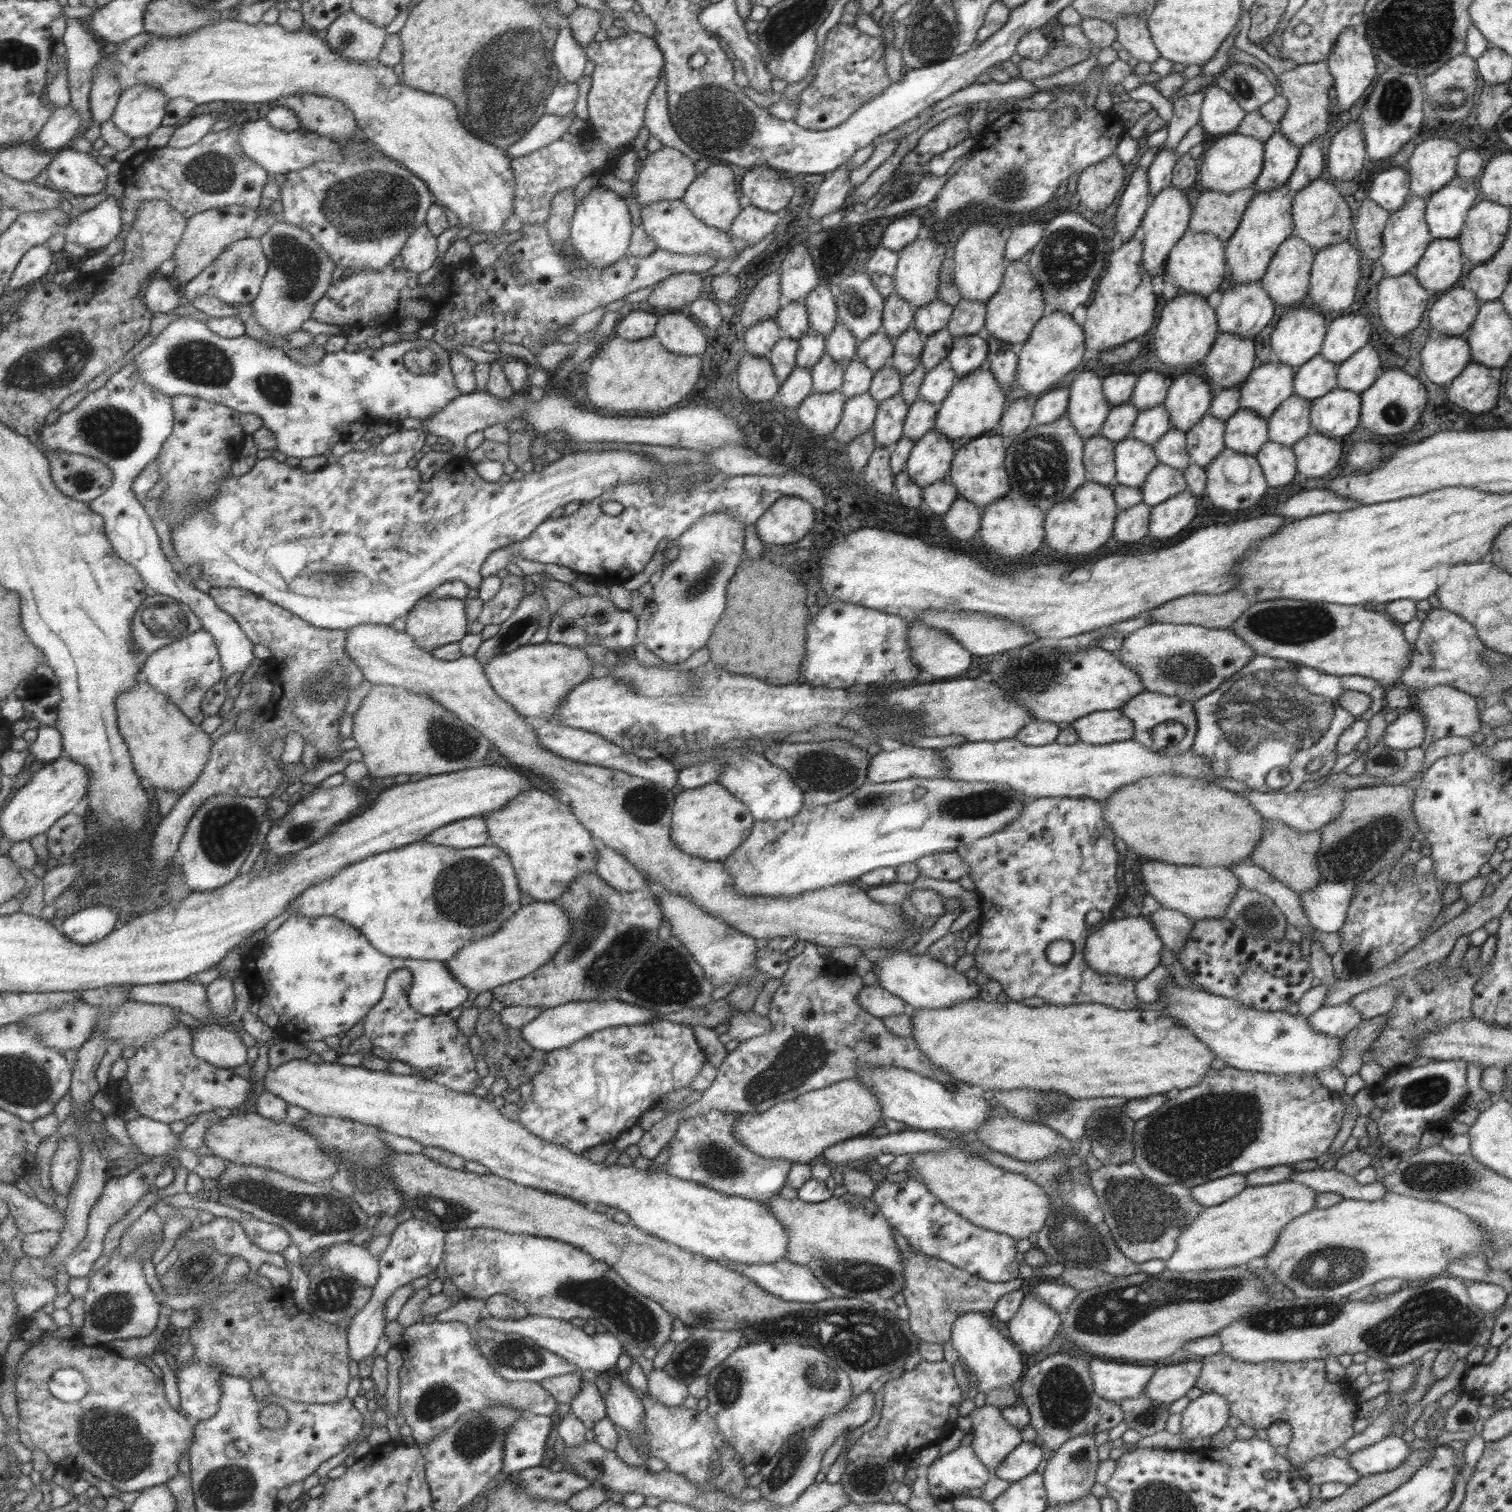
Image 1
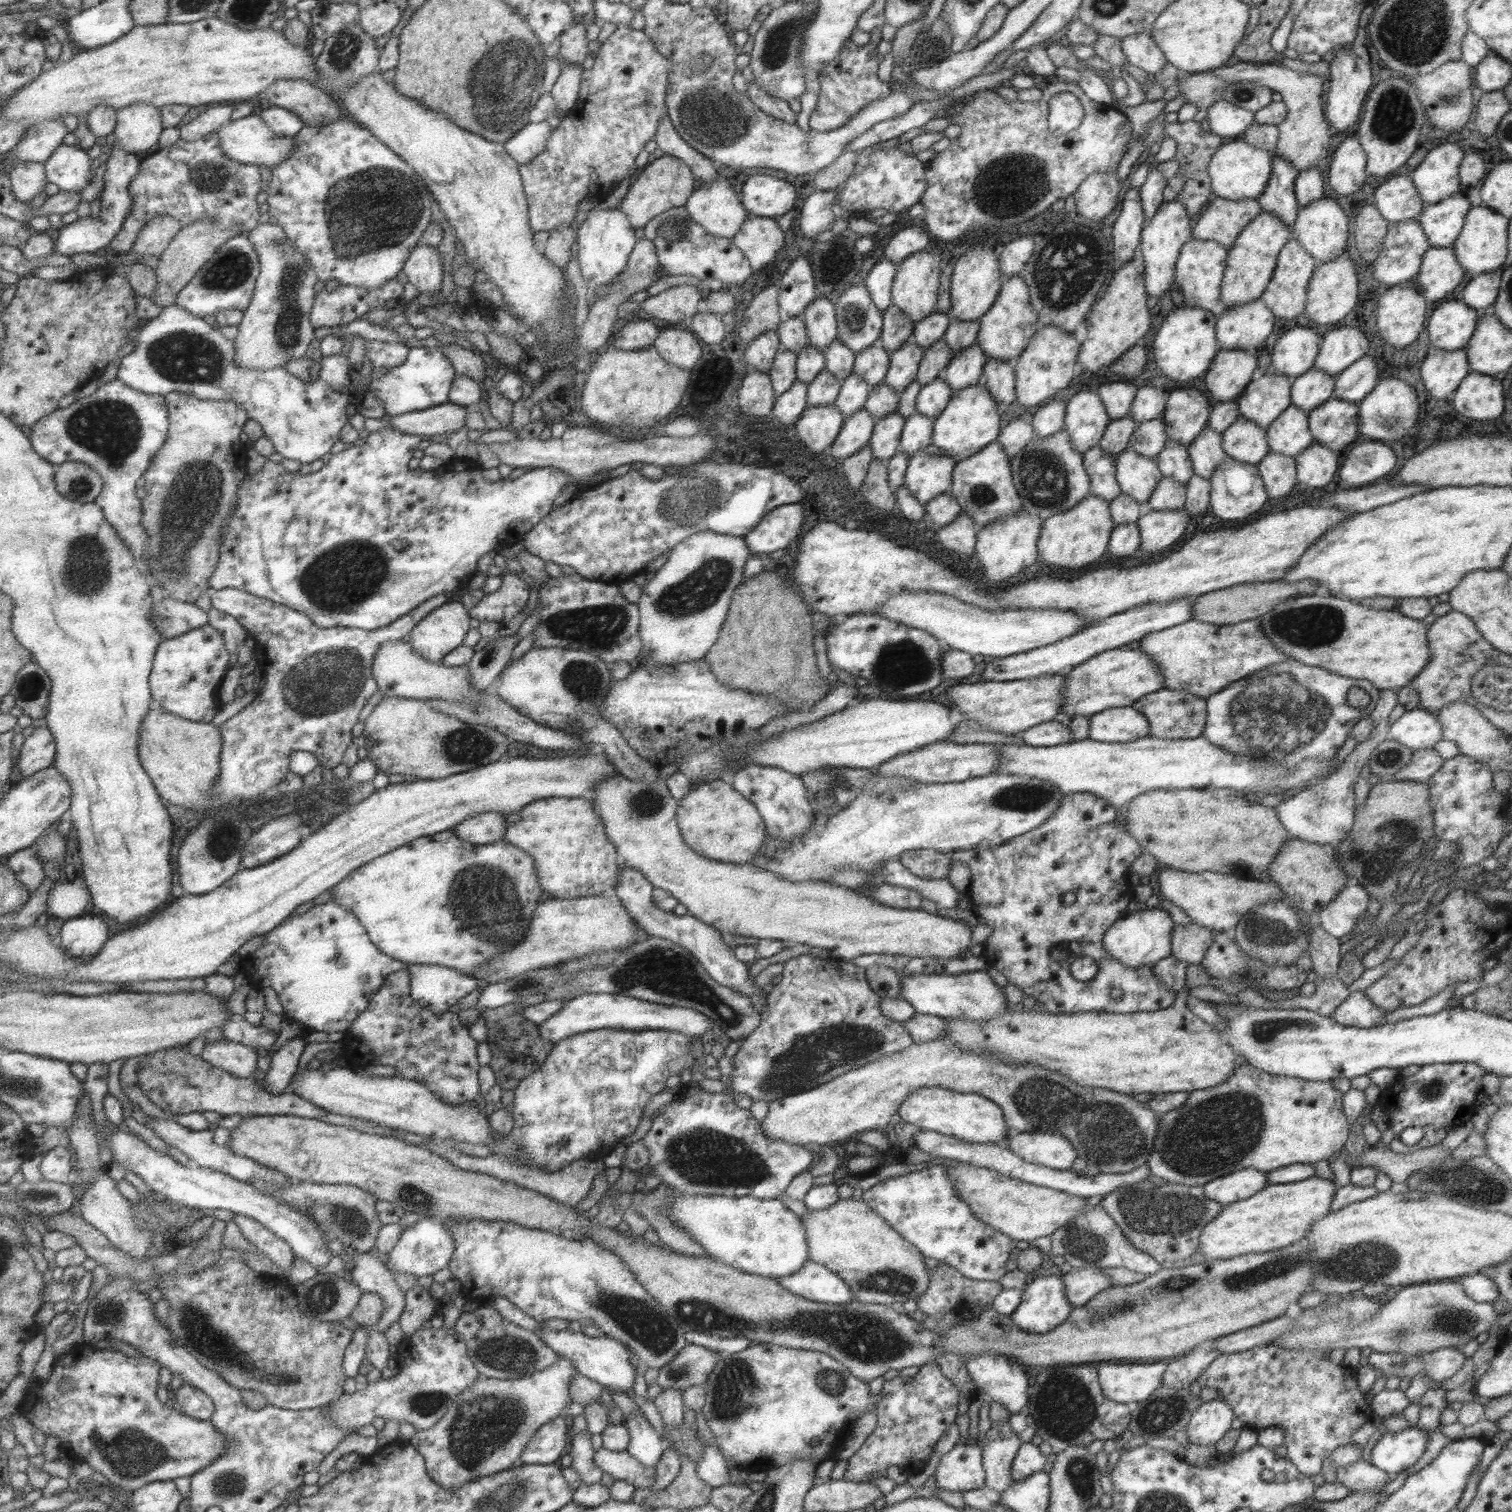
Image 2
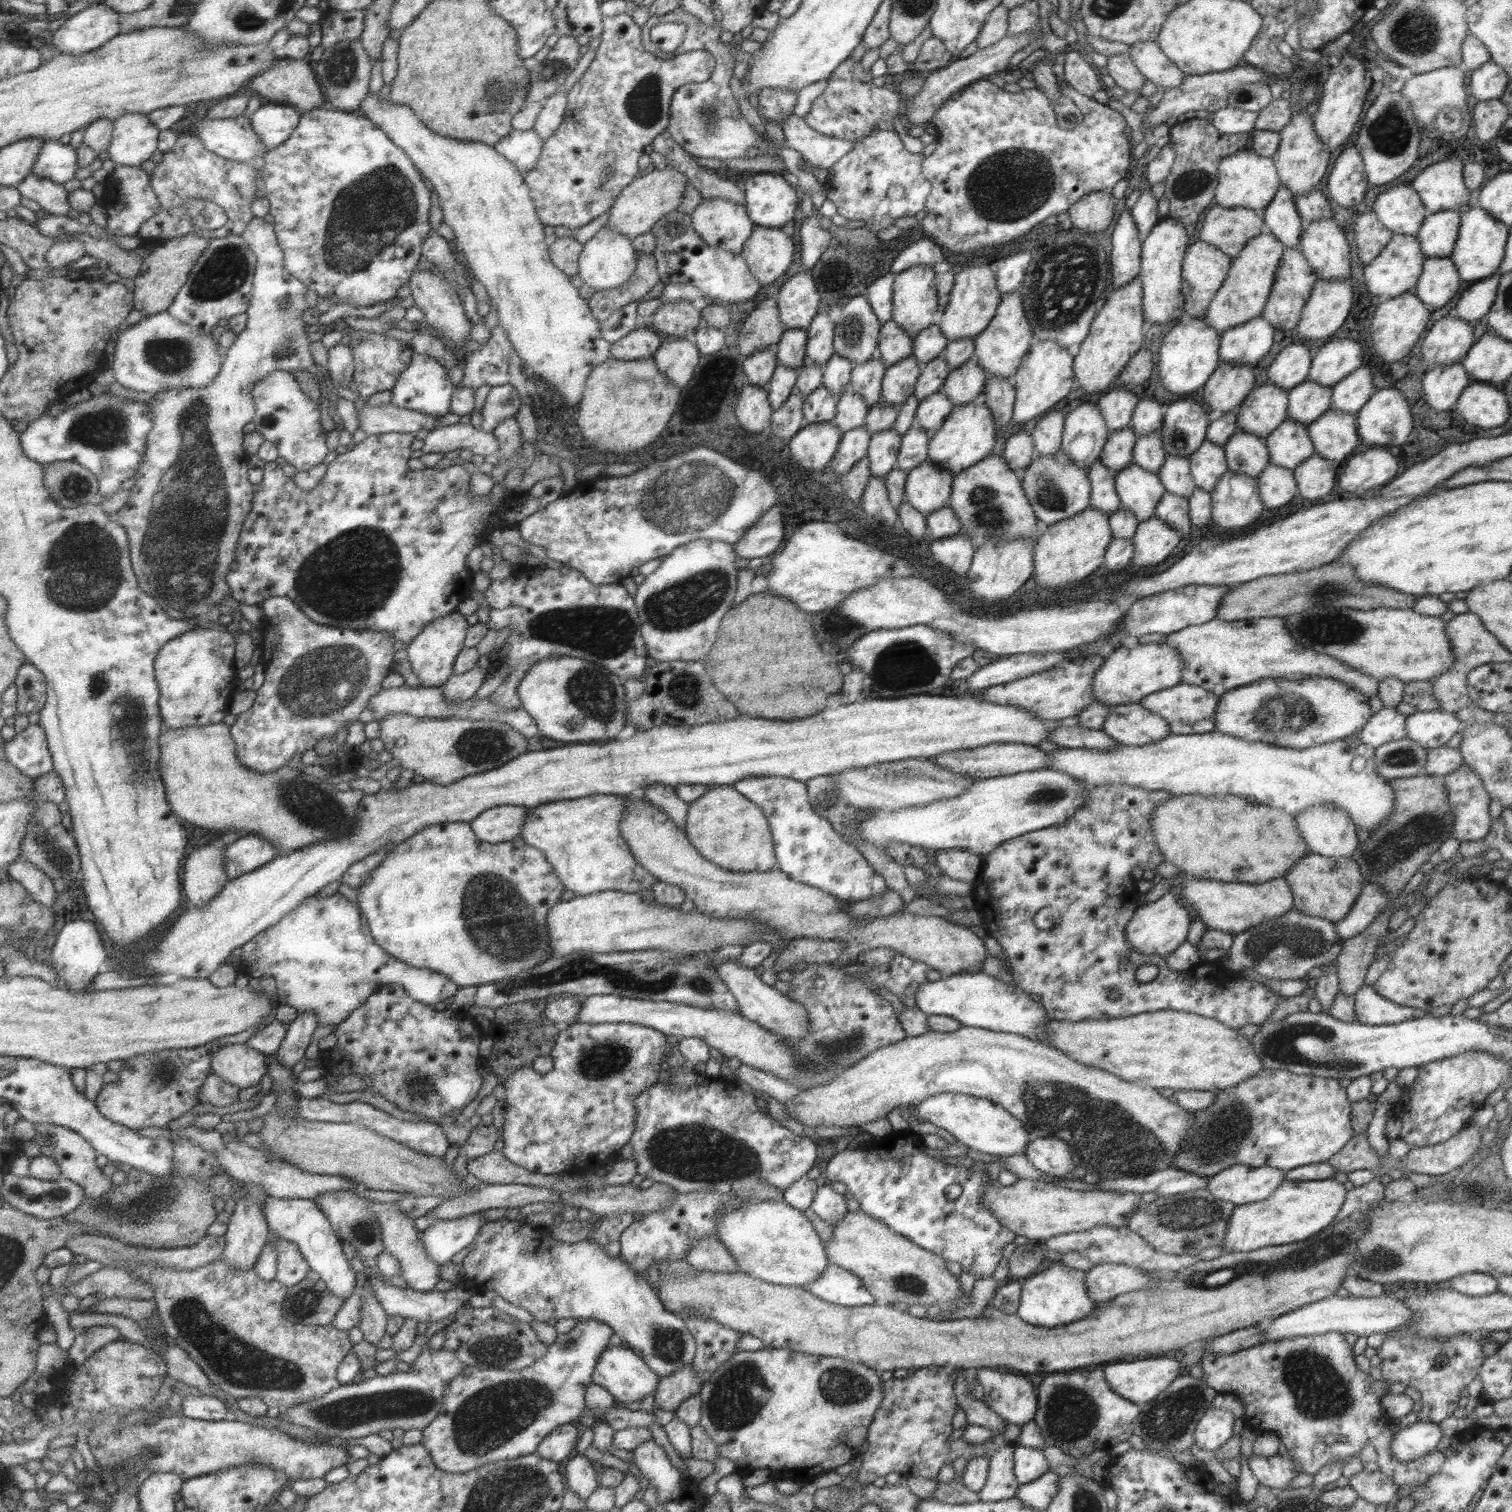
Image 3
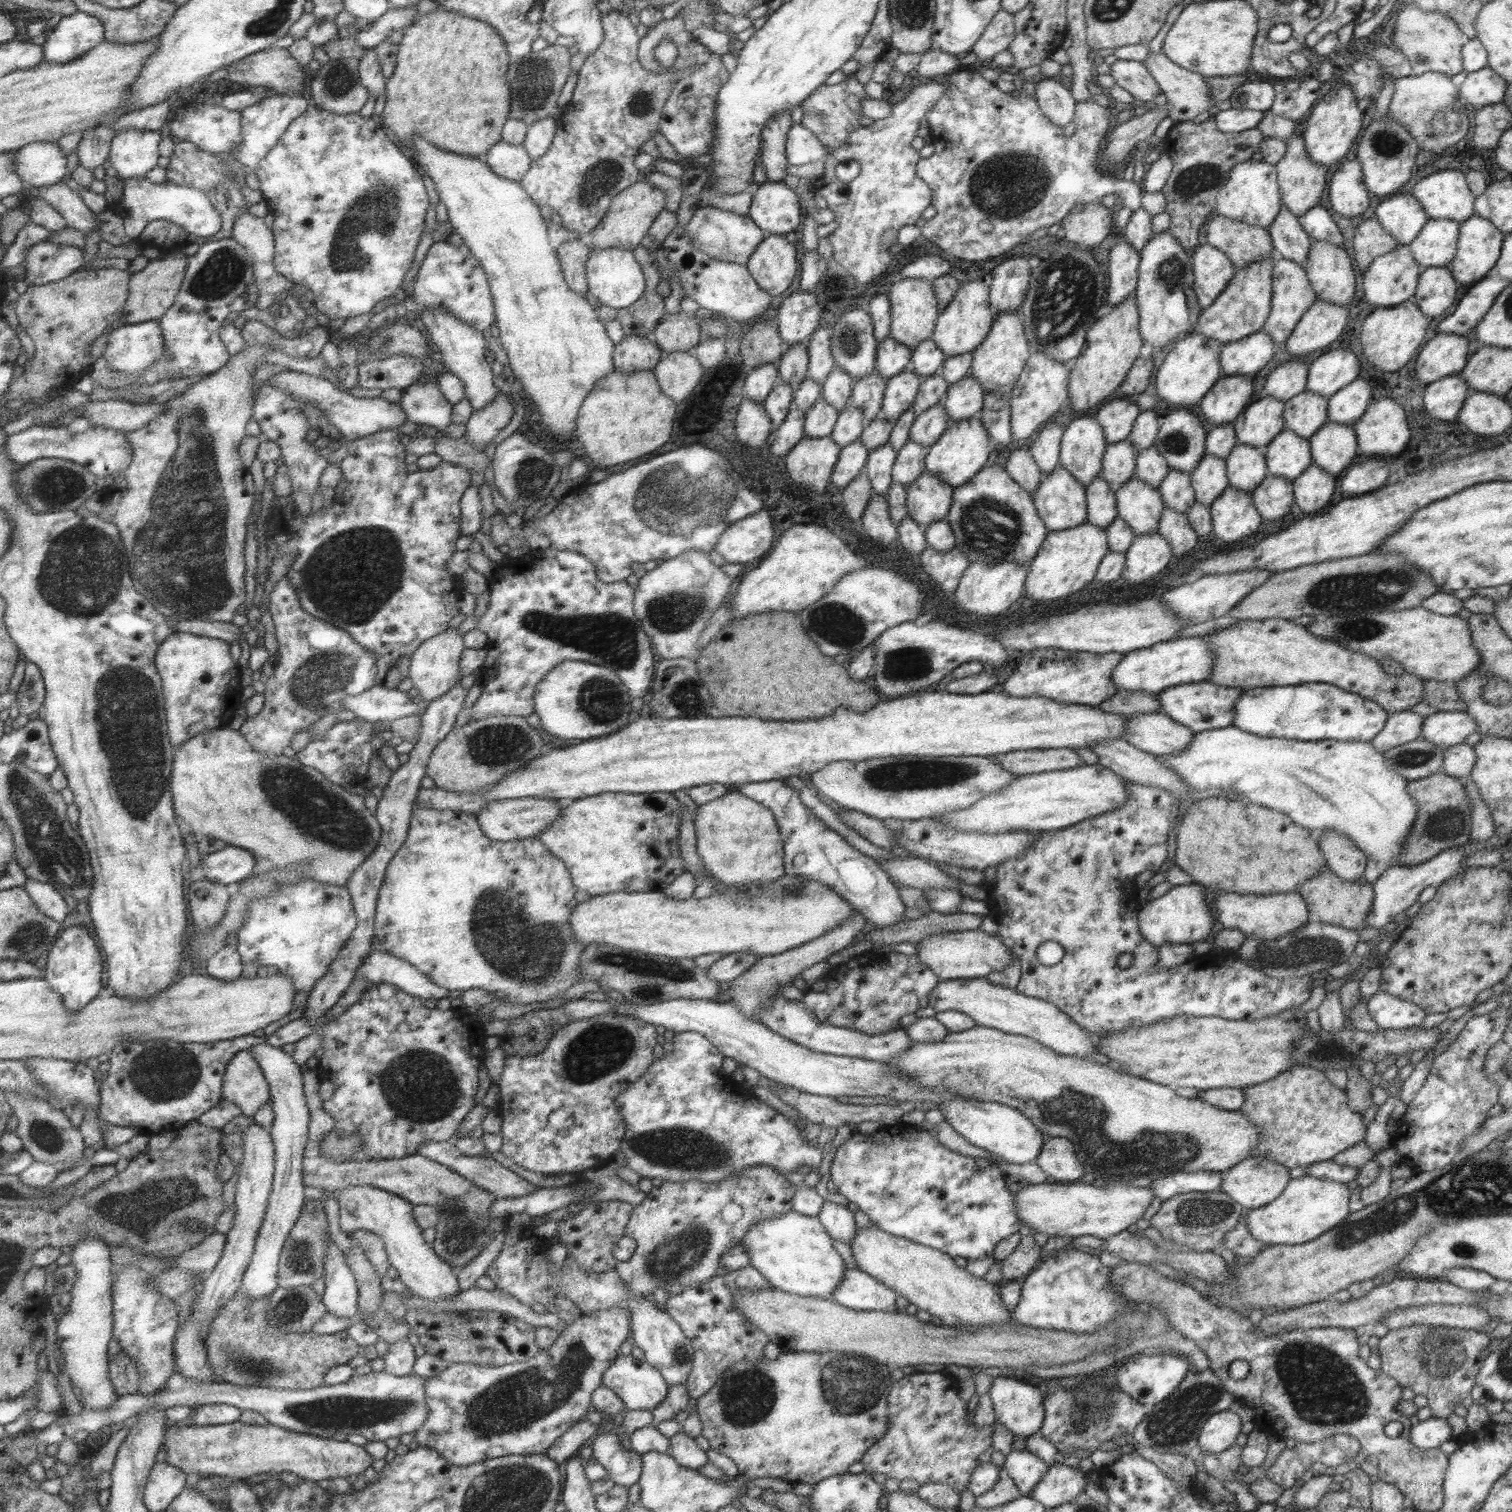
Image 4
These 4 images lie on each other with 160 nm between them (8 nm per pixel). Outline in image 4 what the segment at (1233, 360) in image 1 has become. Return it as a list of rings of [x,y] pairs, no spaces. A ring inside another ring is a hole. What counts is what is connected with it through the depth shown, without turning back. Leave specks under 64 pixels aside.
[[[1223,375],[1199,402],[1201,414],[1213,425],[1231,423],[1250,404],[1251,380],[1243,375]]]

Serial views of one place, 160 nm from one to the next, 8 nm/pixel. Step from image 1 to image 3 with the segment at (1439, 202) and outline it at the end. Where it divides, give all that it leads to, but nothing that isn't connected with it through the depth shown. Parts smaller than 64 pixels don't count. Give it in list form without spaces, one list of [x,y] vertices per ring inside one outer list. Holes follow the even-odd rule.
[[[1444,210],[1428,213],[1416,232],[1425,258],[1450,257],[1460,225],[1460,212]]]

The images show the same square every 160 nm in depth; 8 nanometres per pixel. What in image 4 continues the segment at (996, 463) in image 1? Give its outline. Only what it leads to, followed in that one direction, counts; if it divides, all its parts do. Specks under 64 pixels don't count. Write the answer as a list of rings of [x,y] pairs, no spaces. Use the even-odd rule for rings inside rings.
[[[998,465],[984,466],[965,484],[952,490],[952,501],[946,514],[956,544],[969,563],[987,563],[999,566],[1003,563],[1029,564],[1048,533],[1039,518],[1030,494],[1021,488],[1009,473]]]

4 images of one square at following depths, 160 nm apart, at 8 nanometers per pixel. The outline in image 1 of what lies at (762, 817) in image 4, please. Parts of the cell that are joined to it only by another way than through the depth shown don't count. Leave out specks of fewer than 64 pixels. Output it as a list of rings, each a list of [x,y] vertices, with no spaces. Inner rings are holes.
[[[709,783],[676,790],[670,822],[670,839],[681,852],[713,861],[728,857],[748,837],[754,819],[749,810],[721,784]]]

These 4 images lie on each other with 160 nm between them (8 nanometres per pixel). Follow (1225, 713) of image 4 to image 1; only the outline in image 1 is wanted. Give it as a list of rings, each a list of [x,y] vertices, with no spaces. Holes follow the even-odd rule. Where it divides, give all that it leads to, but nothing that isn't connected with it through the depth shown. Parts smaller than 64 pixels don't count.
[[[1141,691],[1139,694],[1133,696],[1129,699],[1122,707],[1118,708],[1124,715],[1128,718],[1133,725],[1133,736],[1132,740],[1141,744],[1145,749],[1151,751],[1151,728],[1157,723],[1172,720],[1180,722],[1185,727],[1185,735],[1181,739],[1181,743],[1175,744],[1174,746],[1169,746],[1163,749],[1154,750],[1155,753],[1161,753],[1161,755],[1179,755],[1187,750],[1193,745],[1196,736],[1196,716],[1194,710],[1192,709],[1192,703],[1188,700],[1181,700],[1175,696],[1165,696],[1159,694],[1158,692]]]

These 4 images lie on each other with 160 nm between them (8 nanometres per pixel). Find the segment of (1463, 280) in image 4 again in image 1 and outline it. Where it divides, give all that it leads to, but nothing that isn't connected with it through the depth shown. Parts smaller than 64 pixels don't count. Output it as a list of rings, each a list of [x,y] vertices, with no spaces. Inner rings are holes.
[[[1483,198],[1471,206],[1456,241],[1462,257],[1473,266],[1485,264],[1500,249],[1505,238],[1511,207]]]

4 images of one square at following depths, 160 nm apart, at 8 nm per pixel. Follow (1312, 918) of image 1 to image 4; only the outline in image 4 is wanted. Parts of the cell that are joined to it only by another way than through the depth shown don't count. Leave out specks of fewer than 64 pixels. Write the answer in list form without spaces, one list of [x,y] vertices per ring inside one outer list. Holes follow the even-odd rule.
[[[1457,846],[1442,850],[1439,854],[1433,856],[1432,859],[1421,862],[1421,864],[1414,864],[1411,867],[1401,867],[1393,864],[1393,866],[1380,869],[1379,877],[1372,884],[1373,900],[1364,924],[1367,927],[1371,926],[1371,928],[1379,929],[1387,925],[1399,912],[1407,909],[1417,901],[1418,894],[1422,889],[1428,886],[1437,888],[1447,878],[1453,877],[1459,868],[1466,868],[1463,863],[1460,863],[1460,860],[1466,855]]]

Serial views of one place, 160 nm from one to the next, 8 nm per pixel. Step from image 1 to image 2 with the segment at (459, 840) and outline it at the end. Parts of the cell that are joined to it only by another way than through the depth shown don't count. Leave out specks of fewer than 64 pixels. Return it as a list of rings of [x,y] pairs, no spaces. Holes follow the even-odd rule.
[[[485,812],[473,818],[462,820],[451,832],[459,840],[471,844],[489,844],[504,840],[505,815],[503,813]]]

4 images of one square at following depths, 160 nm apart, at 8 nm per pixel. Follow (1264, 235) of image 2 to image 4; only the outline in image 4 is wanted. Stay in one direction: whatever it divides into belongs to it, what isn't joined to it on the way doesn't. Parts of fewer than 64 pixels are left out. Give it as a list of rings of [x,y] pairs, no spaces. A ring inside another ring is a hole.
[[[1277,255],[1274,258],[1259,259],[1247,268],[1236,270],[1225,290],[1198,314],[1195,332],[1217,340],[1222,345],[1261,330],[1271,307],[1271,274],[1276,257]]]

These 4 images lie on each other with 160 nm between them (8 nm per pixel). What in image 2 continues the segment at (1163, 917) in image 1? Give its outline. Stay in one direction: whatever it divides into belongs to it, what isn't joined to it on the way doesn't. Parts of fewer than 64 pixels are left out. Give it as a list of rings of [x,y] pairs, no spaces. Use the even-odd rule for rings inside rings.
[[[1174,923],[1170,938],[1170,955],[1187,965],[1198,964],[1211,943],[1211,929],[1195,923]]]

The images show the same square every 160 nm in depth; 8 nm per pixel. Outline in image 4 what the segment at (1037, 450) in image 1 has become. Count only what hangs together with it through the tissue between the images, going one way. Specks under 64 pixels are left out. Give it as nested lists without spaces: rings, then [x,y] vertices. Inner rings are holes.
[[[1061,466],[1042,474],[1041,482],[1039,482],[1031,497],[1037,514],[1048,532],[1073,528],[1086,521],[1084,487],[1084,484],[1081,484],[1069,471]]]

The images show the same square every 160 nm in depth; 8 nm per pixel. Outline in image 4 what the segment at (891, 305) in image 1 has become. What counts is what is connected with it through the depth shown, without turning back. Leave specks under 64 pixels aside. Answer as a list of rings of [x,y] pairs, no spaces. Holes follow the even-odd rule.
[[[890,336],[876,345],[875,371],[885,380],[909,369],[911,350],[904,344],[893,341]]]

